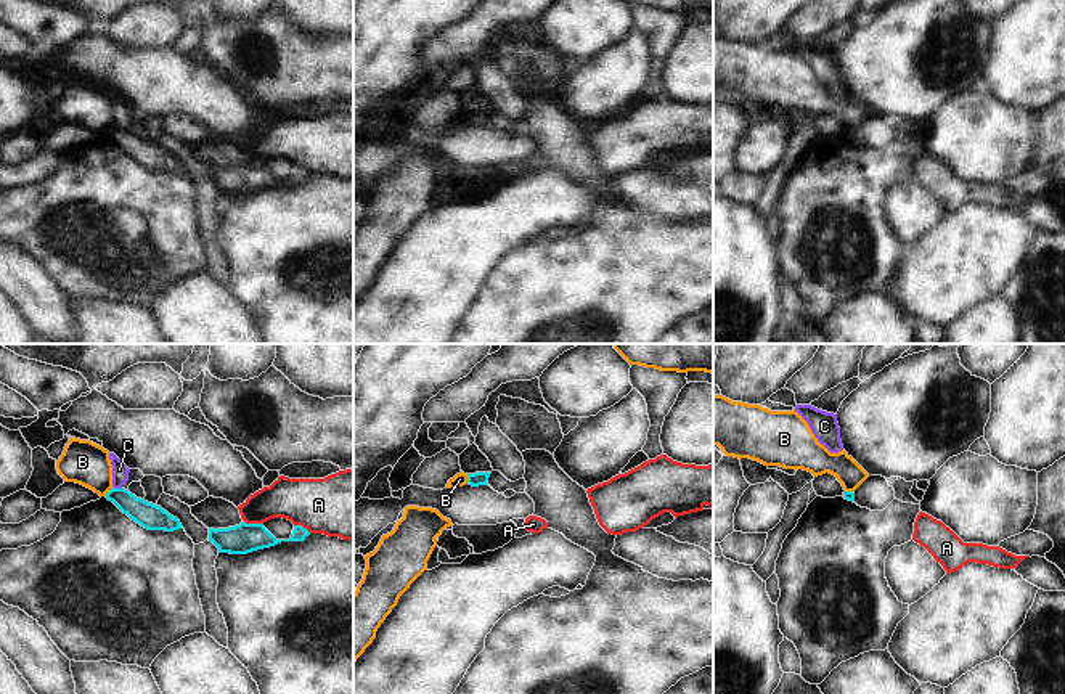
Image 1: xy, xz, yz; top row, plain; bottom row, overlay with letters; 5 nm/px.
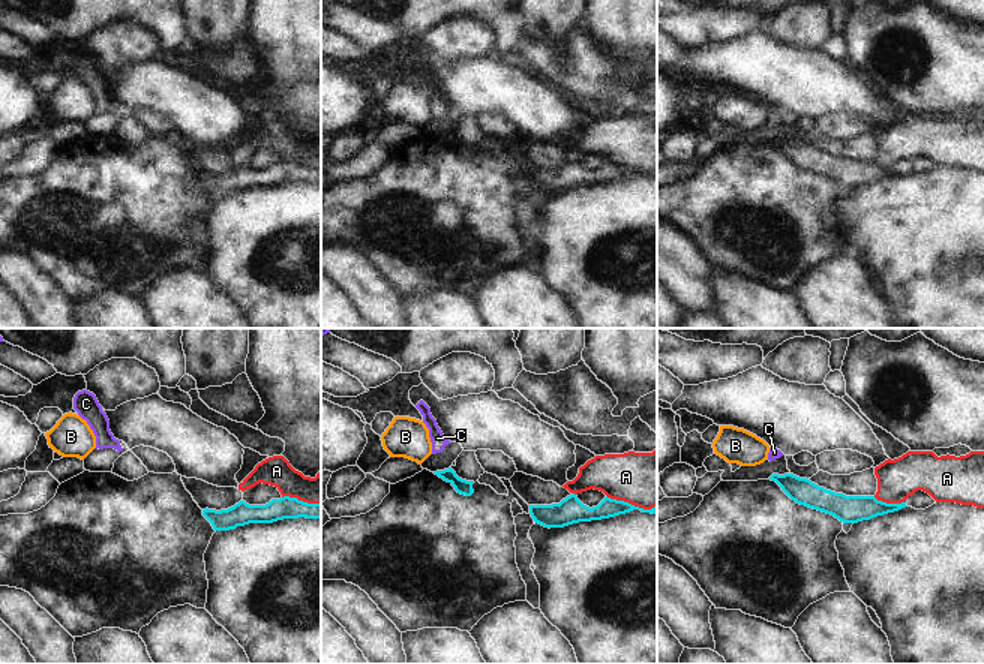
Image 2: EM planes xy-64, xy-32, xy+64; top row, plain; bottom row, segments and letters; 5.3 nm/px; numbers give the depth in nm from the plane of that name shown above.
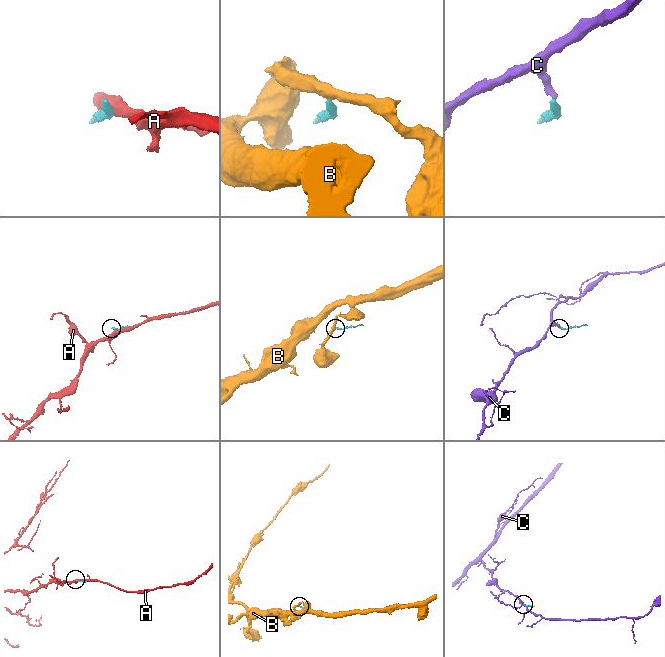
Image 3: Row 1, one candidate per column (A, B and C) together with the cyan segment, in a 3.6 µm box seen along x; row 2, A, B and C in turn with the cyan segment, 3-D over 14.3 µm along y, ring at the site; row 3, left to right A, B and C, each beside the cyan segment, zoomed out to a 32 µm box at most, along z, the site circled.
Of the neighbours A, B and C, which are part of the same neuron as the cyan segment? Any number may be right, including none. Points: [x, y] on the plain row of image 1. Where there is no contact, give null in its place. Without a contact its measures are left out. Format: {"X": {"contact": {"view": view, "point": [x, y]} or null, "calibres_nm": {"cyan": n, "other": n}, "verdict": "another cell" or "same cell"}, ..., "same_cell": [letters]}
{"A": {"contact": {"view": "xy", "point": [254, 164]}, "calibres_nm": {"cyan": 150, "other": 220}, "verdict": "another cell"}, "B": {"contact": {"view": "xz", "point": [468, 119]}, "calibres_nm": {"cyan": 70, "other": 70}, "verdict": "another cell"}, "C": {"contact": {"view": "xy", "point": [118, 129]}, "calibres_nm": {"cyan": 130, "other": 80}, "verdict": "another cell"}, "same_cell": []}

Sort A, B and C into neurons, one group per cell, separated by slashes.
A / B / C

